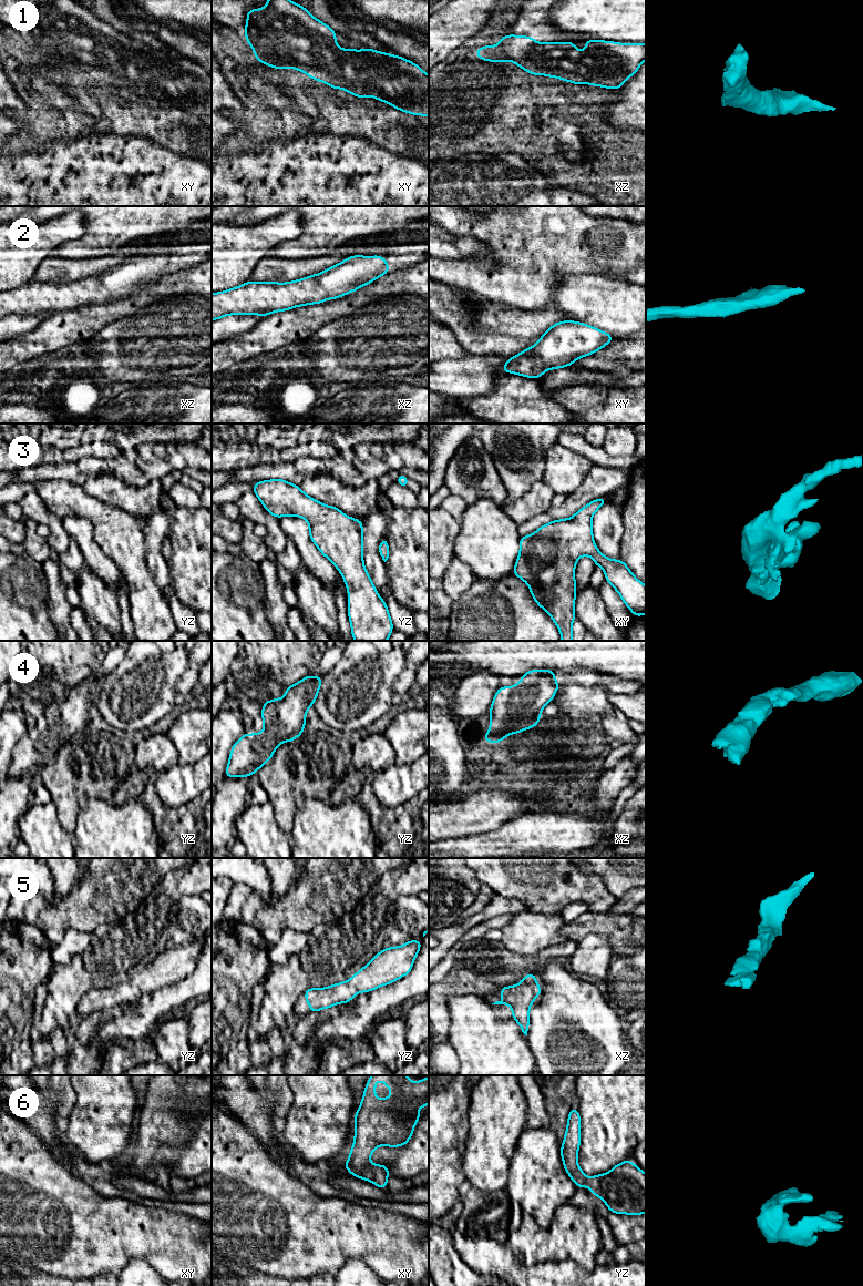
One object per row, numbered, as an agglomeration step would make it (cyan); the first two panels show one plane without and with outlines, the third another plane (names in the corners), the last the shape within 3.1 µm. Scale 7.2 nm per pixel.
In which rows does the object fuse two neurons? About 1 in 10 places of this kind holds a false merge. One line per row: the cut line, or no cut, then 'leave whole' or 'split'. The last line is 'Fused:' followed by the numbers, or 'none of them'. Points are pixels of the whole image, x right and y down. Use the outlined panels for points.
1: no cut; leave whole
2: no cut; leave whole
3: no cut; leave whole
4: no cut; leave whole
5: no cut; leave whole
6: no cut; leave whole
Fused: none of them

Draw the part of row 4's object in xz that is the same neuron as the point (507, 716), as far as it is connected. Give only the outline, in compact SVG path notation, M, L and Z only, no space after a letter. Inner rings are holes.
M531 670L514 686L501 686L489 712L490 729L485 742L499 743L507 735L537 726L545 705L553 701L559 683L551 670Z

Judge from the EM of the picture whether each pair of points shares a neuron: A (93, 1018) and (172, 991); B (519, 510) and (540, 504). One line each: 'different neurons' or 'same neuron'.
A: same neuron
B: same neuron

